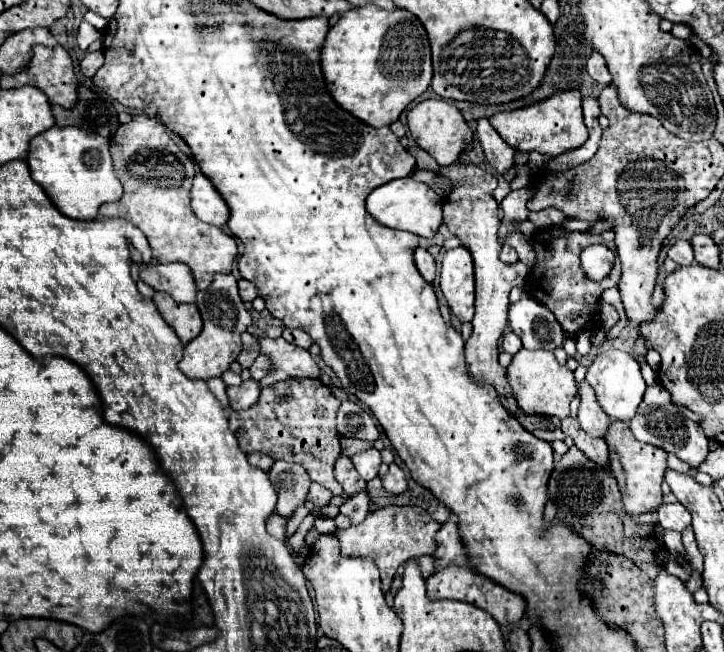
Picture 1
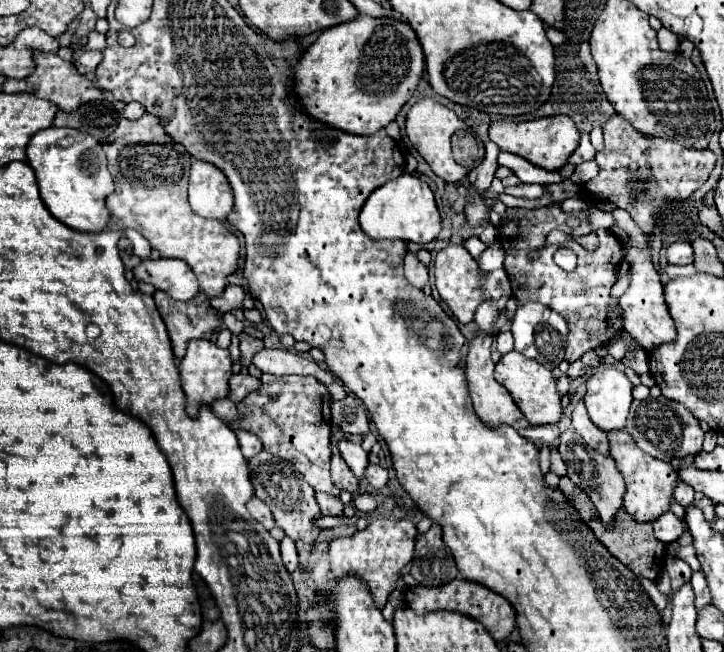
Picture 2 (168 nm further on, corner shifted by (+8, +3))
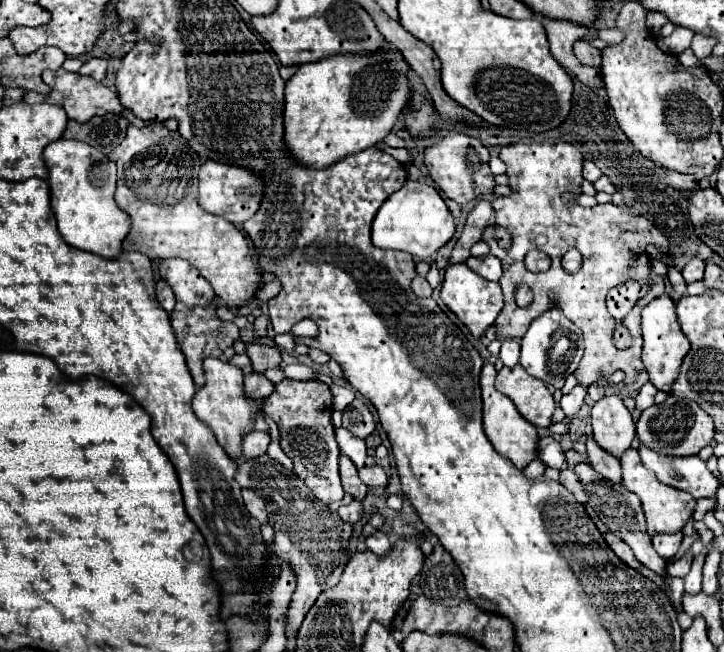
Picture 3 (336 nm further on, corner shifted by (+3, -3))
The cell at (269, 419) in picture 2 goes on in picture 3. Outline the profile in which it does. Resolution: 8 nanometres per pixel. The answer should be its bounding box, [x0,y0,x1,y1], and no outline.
[261,378,343,505]

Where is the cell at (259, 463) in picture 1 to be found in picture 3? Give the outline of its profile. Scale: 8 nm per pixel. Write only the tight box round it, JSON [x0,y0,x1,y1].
[243,431,269,459]

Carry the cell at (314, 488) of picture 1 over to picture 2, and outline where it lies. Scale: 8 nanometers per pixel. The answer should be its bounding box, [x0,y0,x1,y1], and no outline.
[316,493,344,517]

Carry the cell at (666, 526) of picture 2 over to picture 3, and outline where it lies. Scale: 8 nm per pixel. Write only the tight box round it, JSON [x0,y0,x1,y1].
[653,531,683,557]

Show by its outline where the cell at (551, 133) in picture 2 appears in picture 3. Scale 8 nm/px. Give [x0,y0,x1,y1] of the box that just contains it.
[483,139,669,393]

